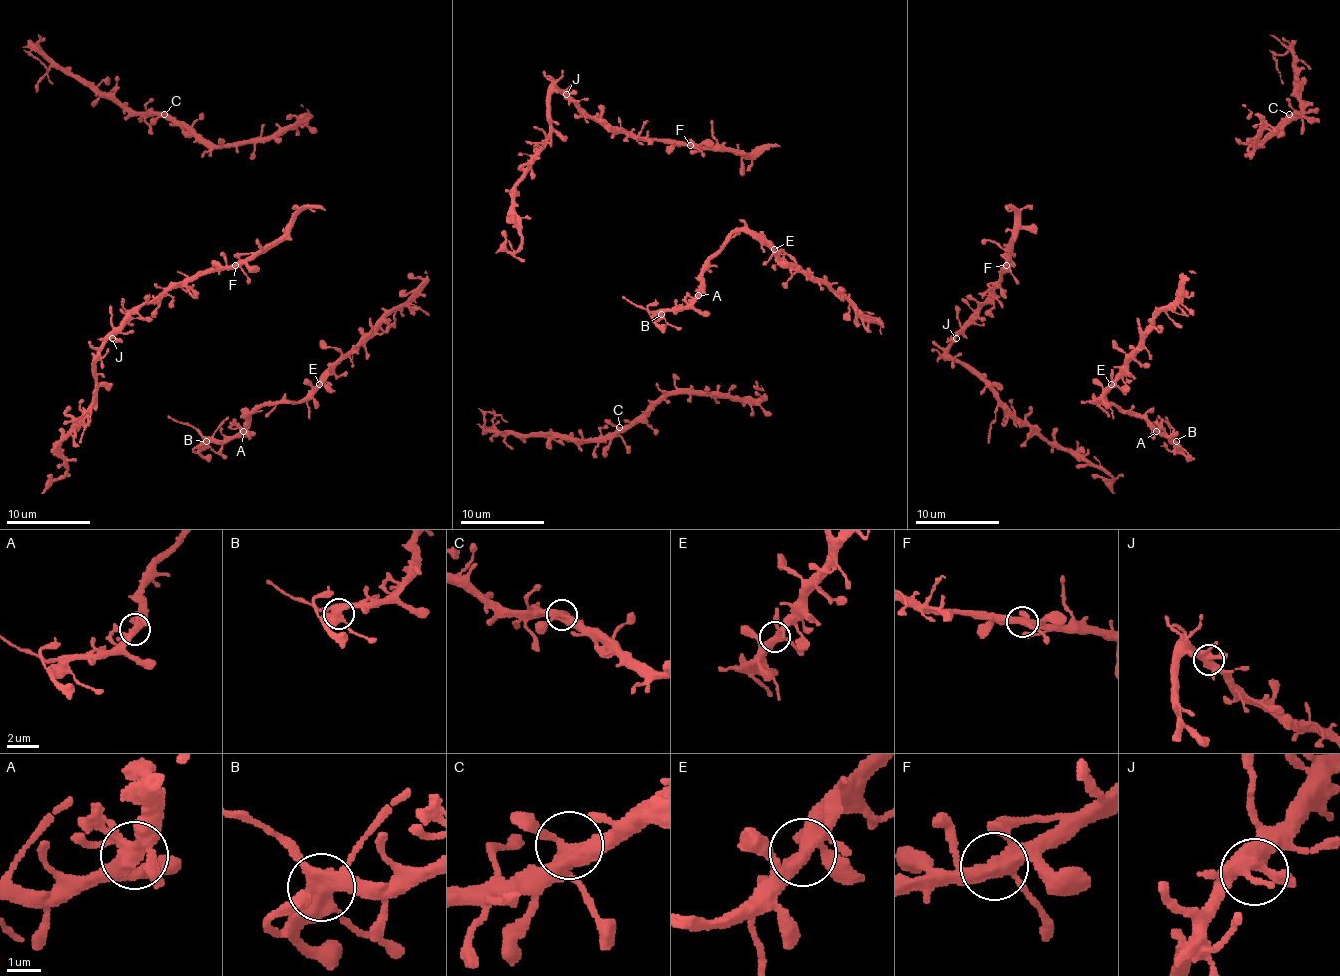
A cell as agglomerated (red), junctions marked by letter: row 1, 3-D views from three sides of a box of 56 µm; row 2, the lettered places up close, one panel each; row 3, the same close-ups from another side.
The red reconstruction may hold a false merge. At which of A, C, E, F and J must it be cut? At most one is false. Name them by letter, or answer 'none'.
none

